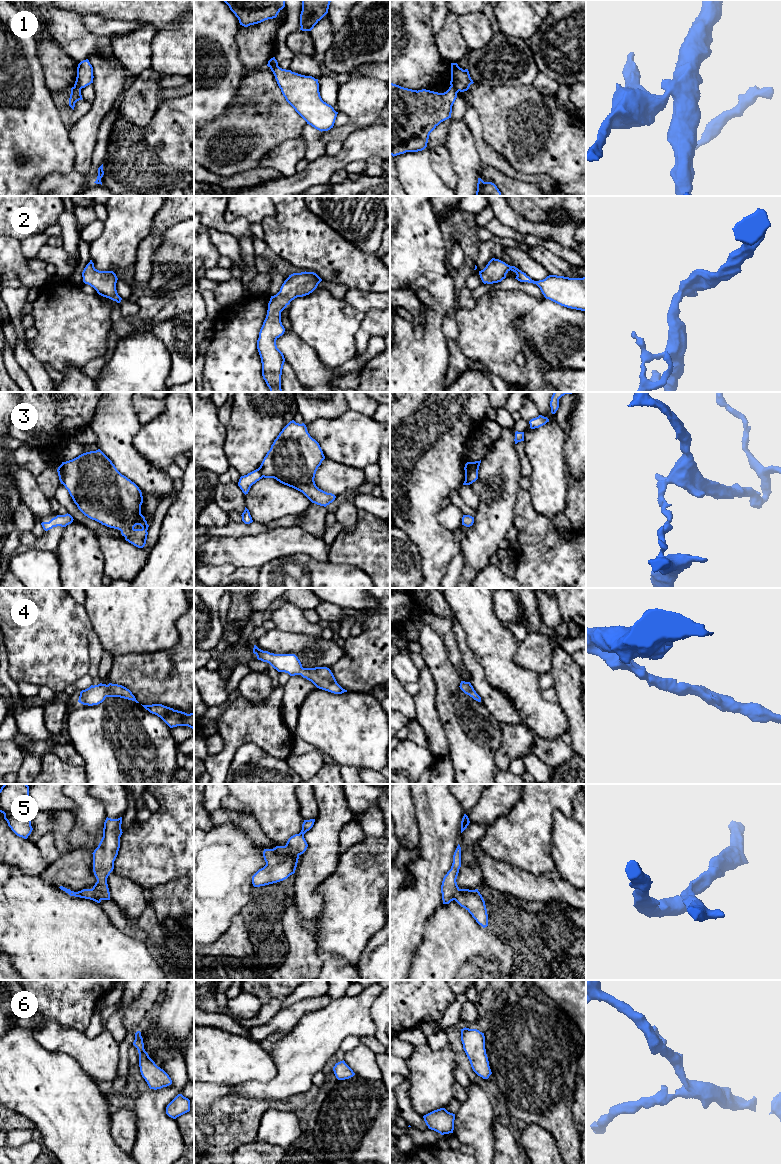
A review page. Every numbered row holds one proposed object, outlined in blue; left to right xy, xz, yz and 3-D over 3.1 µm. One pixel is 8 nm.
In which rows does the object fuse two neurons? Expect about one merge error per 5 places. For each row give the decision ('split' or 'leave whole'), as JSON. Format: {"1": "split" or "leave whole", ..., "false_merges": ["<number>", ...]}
{"1": "split", "2": "leave whole", "3": "split", "4": "leave whole", "5": "split", "6": "leave whole", "false_merges": ["1", "3", "5"]}

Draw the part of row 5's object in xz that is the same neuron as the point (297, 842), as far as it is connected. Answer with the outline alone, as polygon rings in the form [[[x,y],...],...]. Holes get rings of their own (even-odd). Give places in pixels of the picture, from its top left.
[[[315,819],[304,820],[301,832],[291,836],[285,846],[294,850],[298,855],[303,854],[308,847],[304,834],[313,827],[314,822]]]

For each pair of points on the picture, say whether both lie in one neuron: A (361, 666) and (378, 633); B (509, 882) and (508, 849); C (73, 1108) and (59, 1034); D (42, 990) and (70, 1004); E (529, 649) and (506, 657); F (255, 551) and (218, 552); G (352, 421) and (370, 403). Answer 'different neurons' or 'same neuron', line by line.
A: same neuron
B: different neurons
C: different neurons
D: same neuron
E: different neurons
F: same neuron
G: different neurons

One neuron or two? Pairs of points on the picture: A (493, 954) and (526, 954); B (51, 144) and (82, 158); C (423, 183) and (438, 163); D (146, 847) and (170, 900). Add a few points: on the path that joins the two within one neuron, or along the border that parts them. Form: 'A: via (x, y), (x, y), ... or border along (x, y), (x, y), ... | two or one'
A: border along (512, 949), (513, 969) | two
B: border along (69, 132), (69, 138), (74, 147), (74, 168) | two
C: border along (429, 149), (432, 169), (447, 185) | two
D: border along (183, 876), (155, 885), (148, 891) | two

